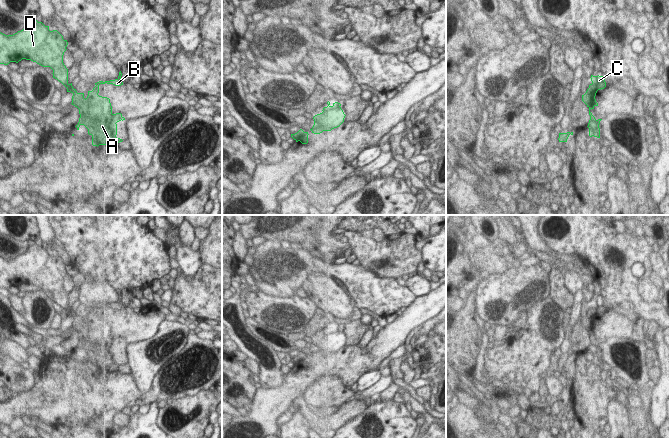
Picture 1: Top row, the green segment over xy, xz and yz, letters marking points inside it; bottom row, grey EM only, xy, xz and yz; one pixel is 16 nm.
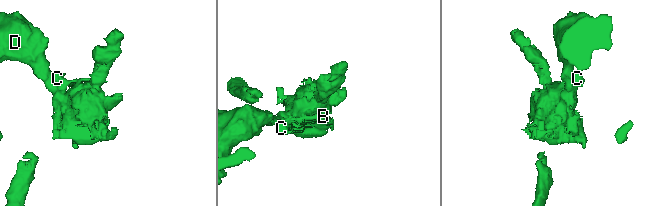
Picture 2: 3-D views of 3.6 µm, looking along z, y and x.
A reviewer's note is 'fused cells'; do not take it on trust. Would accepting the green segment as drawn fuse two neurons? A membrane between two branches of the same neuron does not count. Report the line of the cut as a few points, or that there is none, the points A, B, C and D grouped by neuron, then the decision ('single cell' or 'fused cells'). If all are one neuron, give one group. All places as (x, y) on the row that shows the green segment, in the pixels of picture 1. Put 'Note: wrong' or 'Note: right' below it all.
cut in yz along (593, 82), (594, 90), (586, 93); A B C / D; fused cells
Note: right

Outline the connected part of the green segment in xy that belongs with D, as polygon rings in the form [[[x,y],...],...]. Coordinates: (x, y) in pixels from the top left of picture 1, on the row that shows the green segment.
[[[35,19],[13,35],[7,36],[0,32],[0,64],[8,65],[26,59],[50,67],[53,78],[61,82],[67,92],[75,94],[77,91],[72,83],[68,83],[68,69],[63,63],[67,45],[67,40],[57,30],[50,31],[49,26]]]

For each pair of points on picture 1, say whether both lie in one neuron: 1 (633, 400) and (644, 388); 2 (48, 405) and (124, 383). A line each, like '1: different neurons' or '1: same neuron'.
1: different neurons
2: same neuron

